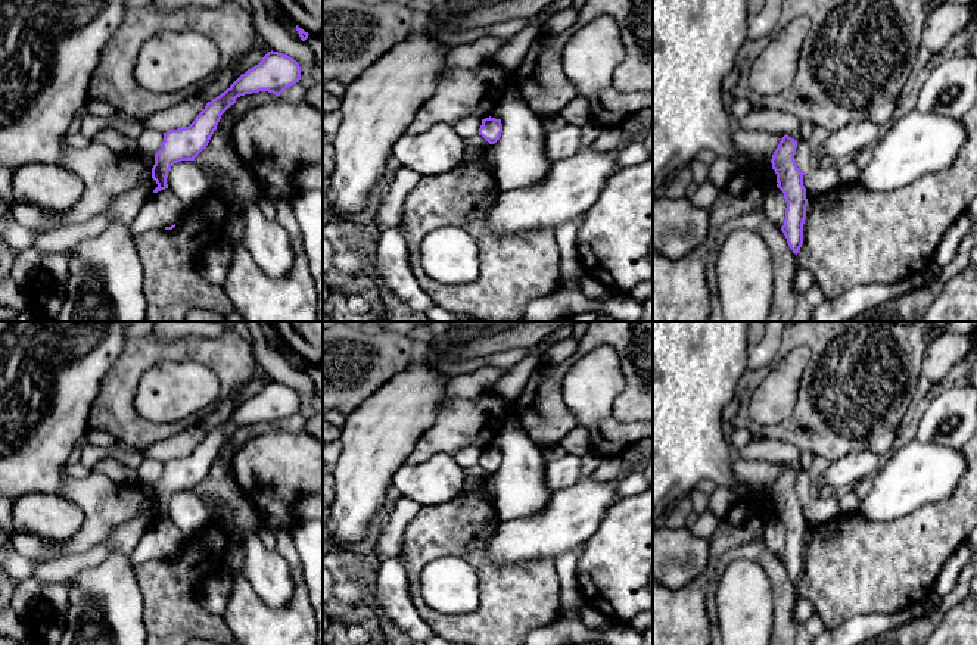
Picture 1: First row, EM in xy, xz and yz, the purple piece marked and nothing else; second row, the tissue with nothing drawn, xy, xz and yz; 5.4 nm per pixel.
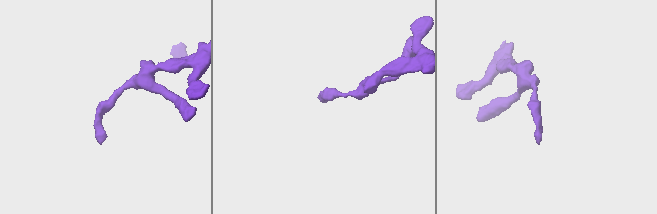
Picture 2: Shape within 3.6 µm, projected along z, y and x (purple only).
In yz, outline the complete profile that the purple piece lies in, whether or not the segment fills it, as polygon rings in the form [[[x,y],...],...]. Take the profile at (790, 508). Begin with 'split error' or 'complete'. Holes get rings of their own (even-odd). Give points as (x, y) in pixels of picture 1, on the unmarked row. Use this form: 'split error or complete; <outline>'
complete; [[[787,464],[775,479],[771,493],[777,504],[777,517],[784,523],[787,532],[785,549],[781,561],[793,583],[799,583],[803,574],[803,554],[806,549],[806,518],[803,515],[803,505],[796,495],[797,470]]]

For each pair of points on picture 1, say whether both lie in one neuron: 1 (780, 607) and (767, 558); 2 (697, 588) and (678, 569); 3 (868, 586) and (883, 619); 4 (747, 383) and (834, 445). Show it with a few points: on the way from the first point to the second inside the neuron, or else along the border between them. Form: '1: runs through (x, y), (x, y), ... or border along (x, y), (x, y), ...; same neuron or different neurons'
1: runs through (780, 595), (780, 579), (775, 570); same neuron
2: border along (711, 552), (708, 566), (690, 582), (668, 588); different neurons
3: border along (914, 604), (893, 611), (856, 614), (846, 622); different neurons
4: runs through (787, 348), (809, 340), (834, 365), (834, 404); same neuron

